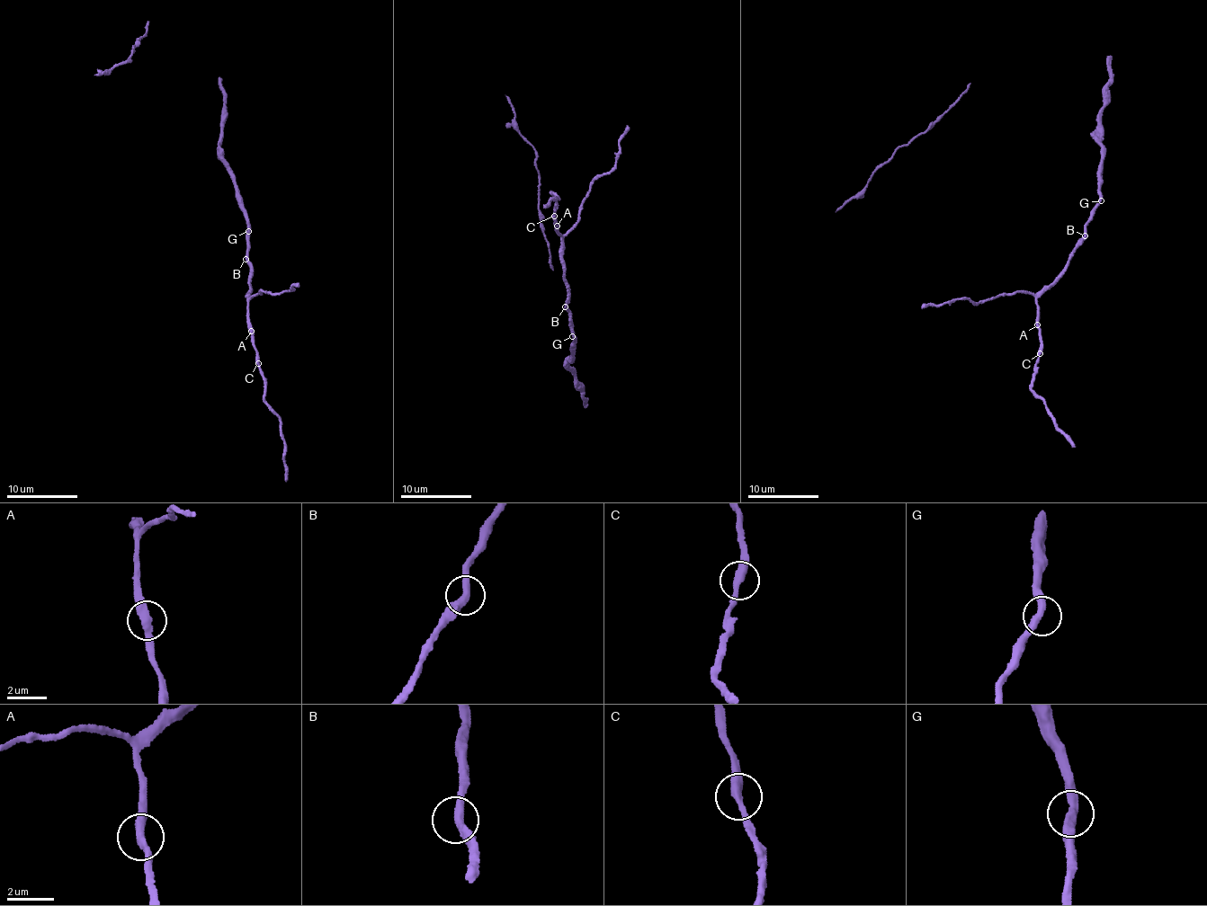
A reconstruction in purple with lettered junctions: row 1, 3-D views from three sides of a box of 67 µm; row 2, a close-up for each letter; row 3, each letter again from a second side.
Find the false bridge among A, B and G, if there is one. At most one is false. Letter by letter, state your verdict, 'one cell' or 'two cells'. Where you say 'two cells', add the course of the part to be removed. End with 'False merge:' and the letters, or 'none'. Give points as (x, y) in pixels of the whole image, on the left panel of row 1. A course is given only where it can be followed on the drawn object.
A: one cell
B: one cell
G: one cell
False merge: none

